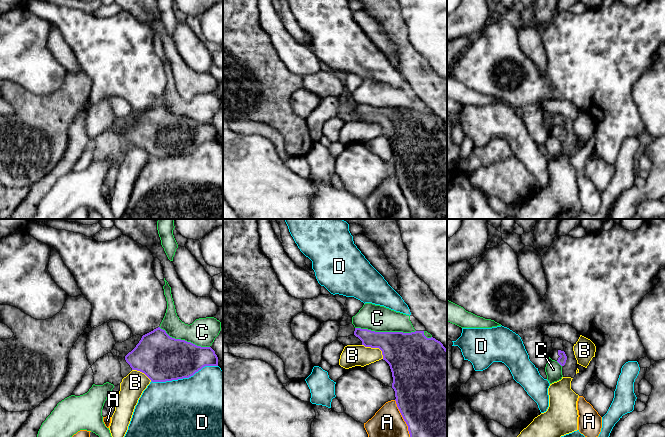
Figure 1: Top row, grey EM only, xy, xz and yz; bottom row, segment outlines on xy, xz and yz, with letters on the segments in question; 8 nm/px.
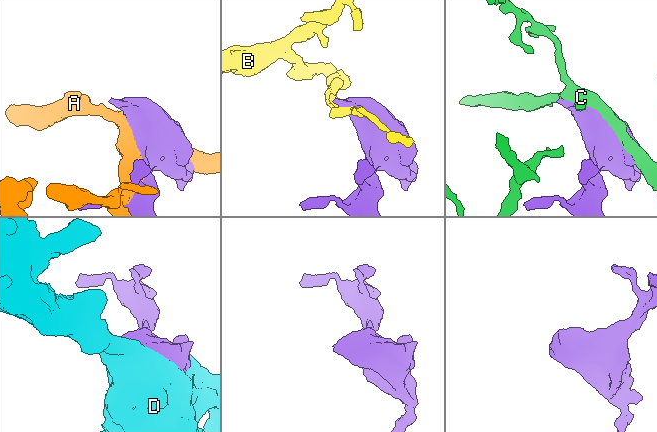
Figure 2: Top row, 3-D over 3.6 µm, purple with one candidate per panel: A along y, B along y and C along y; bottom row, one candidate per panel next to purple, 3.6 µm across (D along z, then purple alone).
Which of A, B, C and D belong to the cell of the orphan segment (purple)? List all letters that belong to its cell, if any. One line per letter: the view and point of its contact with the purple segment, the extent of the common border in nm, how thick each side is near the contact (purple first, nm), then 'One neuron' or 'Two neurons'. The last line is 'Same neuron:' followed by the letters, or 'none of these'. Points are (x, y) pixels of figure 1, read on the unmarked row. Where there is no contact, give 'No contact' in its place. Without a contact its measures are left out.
A: Touches purple at xz (404, 196). Shared border 380 nm. Thickness 500 nm (purple) against 320 nm. Two neurons
B: Touches purple at xz (375, 123). Shared border 200 nm. Thickness 320 nm (purple) against 180 nm. Two neurons
C: Touches purple at xz (385, 108). Shared border 480 nm. Thickness 340 nm (purple) against 220 nm. Two neurons
D: Touches purple at xy (184, 153). Shared border 550 nm. Thickness 380 nm (purple) against 480 nm. Two neurons
Same neuron: none of these

